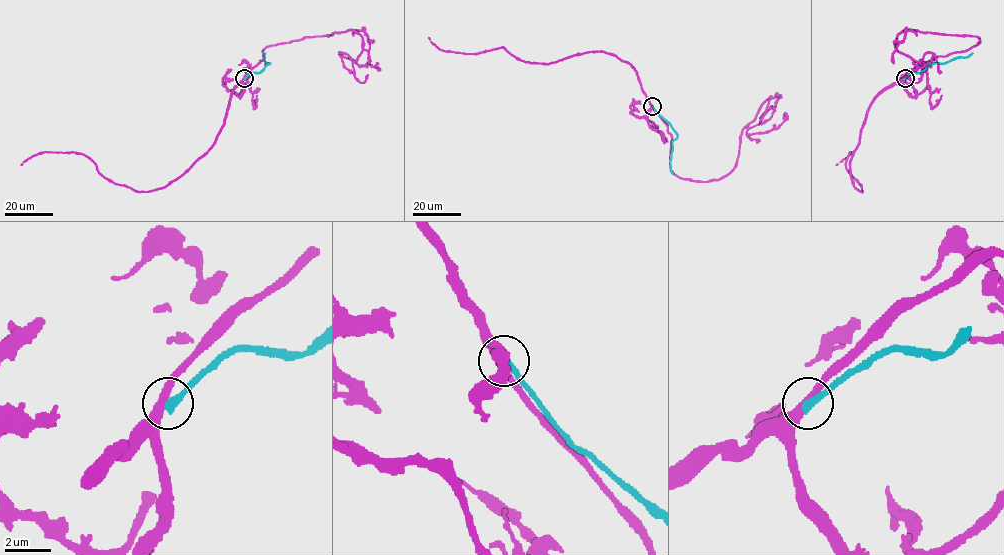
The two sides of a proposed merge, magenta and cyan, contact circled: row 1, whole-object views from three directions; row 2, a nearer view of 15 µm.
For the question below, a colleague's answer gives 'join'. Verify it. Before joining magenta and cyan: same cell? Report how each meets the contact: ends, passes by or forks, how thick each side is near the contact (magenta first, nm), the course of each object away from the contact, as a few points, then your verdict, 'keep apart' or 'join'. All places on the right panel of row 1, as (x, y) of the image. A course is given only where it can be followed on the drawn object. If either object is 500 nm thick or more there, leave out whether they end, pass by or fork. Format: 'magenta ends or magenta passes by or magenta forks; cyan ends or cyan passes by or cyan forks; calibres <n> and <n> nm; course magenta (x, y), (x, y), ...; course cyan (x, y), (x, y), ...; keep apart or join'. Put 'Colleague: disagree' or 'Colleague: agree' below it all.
magenta passes by; cyan ends; calibres 320 and 360 nm; course magenta (905, 78), (924, 62), (980, 40), (903, 30), (898, 50), (918, 61), (933, 56), (929, 65), (911, 69); course cyan (905, 78), (933, 63), (967, 57), (972, 53); keep apart
Colleague: disagree

